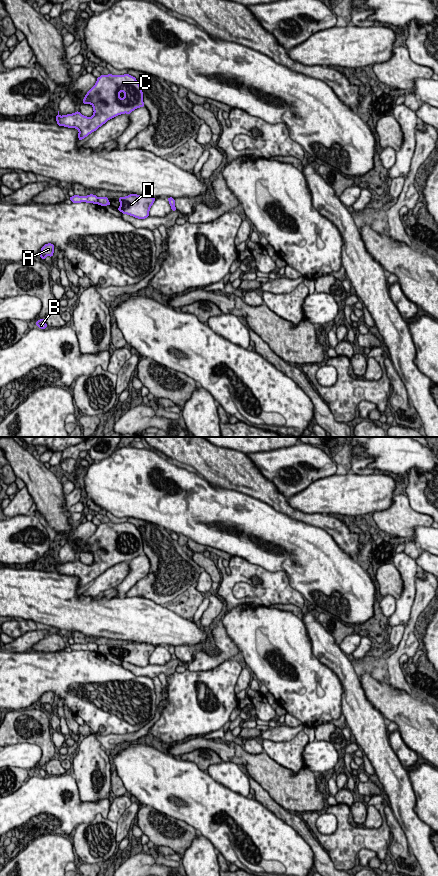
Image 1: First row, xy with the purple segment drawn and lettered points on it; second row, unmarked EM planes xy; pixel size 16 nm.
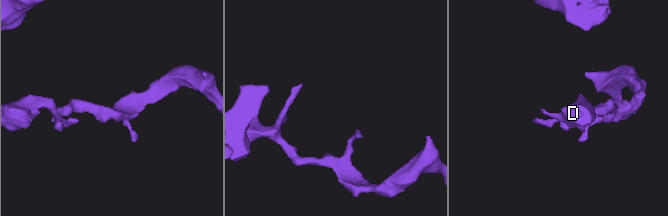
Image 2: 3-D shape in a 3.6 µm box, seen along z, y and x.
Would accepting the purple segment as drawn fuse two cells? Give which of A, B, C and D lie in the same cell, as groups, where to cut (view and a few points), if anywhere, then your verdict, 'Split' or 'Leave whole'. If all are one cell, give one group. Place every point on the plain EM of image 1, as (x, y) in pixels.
Groups: A B C / D. Split along xy (97, 646), (98, 651). Split

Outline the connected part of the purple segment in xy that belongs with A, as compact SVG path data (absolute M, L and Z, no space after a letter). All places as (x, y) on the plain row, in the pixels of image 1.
M51 691L45 692L40 699L40 705L44 708L46 704L52 705L54 701L54 693Z

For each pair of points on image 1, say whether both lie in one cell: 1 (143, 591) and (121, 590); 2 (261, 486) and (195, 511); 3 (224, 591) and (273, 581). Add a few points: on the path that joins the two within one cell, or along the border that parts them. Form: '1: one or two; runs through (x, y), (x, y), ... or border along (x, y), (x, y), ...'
1: two; border along (146, 575), (124, 595)
2: two; border along (219, 487), (237, 490), (264, 502)
3: one; runs through (234, 578), (239, 573), (256, 573), (260, 576)

